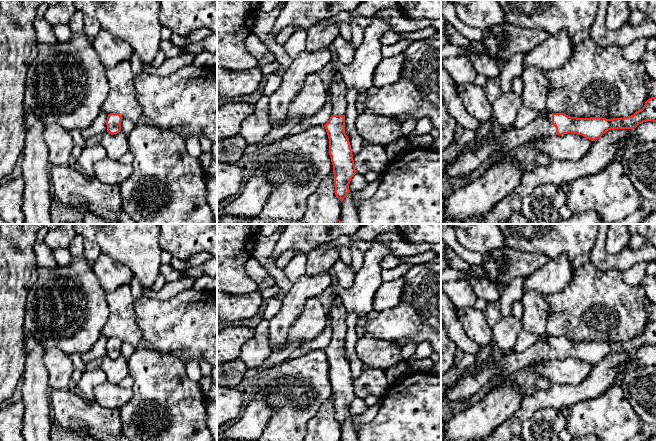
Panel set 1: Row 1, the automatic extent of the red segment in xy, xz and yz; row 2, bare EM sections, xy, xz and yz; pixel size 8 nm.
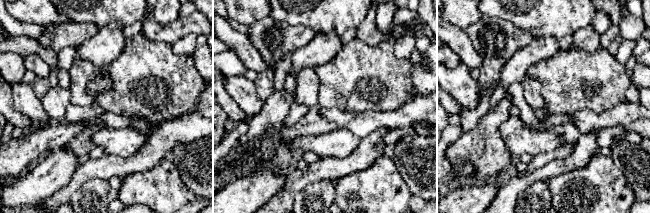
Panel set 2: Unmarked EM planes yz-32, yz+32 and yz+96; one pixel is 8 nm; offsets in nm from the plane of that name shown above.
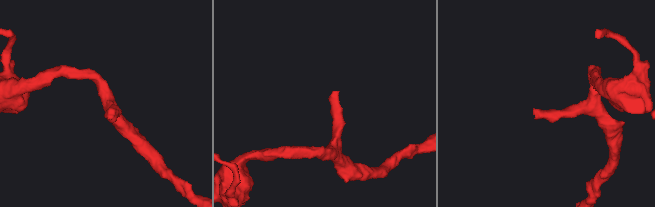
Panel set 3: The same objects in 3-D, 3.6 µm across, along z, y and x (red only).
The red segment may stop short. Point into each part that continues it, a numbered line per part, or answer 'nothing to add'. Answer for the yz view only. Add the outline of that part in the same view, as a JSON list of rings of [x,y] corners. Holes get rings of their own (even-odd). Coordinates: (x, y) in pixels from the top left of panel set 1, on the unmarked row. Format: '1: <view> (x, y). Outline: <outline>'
1: yz (469, 383). Outline: [[[541,335],[540,340],[523,352],[511,351],[478,370],[466,370],[451,386],[441,391],[441,400],[455,407],[457,401],[471,401],[472,397],[497,375],[504,377],[529,367],[531,364],[556,359],[552,349],[552,336]]]

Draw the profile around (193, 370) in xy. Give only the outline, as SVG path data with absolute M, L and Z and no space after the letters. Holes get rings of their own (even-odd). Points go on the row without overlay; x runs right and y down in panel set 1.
M190 361L185 364L185 368L188 377L192 381L199 383L200 379L203 376L201 372L200 364L196 361Z

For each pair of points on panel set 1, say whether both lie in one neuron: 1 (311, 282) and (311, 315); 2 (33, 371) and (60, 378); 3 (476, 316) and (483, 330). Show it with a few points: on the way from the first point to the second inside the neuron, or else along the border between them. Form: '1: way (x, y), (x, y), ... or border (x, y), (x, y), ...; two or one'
1: border (317, 295), (306, 301), (298, 318); two
2: border (44, 352), (44, 366), (51, 389); two
3: way (476, 319), (476, 323), (480, 327); one

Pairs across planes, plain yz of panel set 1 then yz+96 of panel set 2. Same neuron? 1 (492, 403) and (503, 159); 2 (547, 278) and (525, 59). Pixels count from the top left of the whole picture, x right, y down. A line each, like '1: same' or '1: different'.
1: different
2: same

